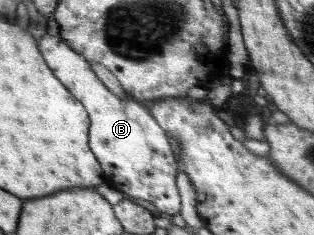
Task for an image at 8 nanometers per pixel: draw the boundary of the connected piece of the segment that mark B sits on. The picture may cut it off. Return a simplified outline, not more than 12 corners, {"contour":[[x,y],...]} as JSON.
{"contour":[[46,32],[40,52],[92,118],[105,182],[180,212],[164,128]]}

